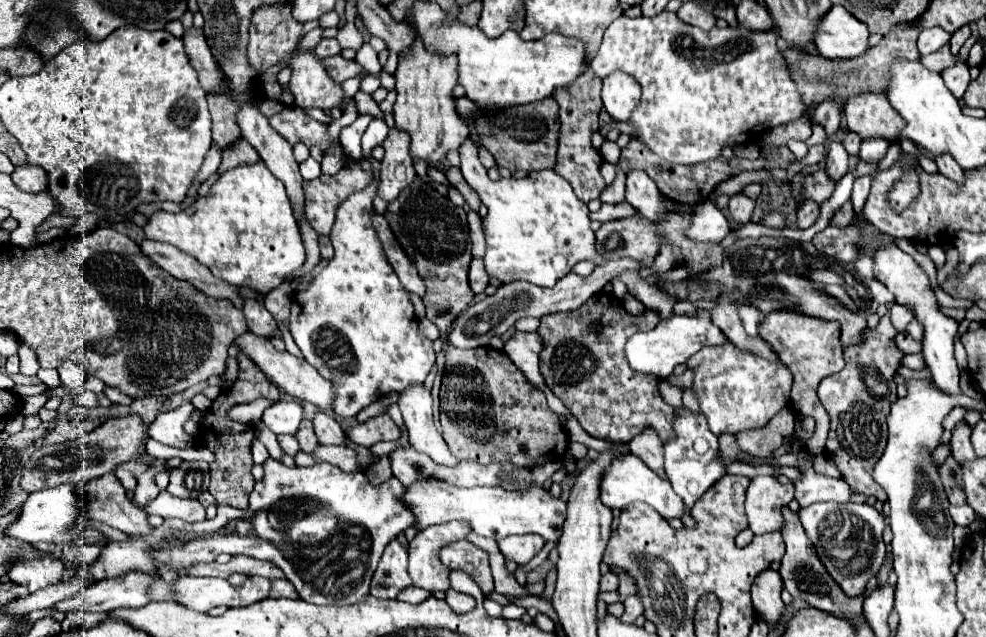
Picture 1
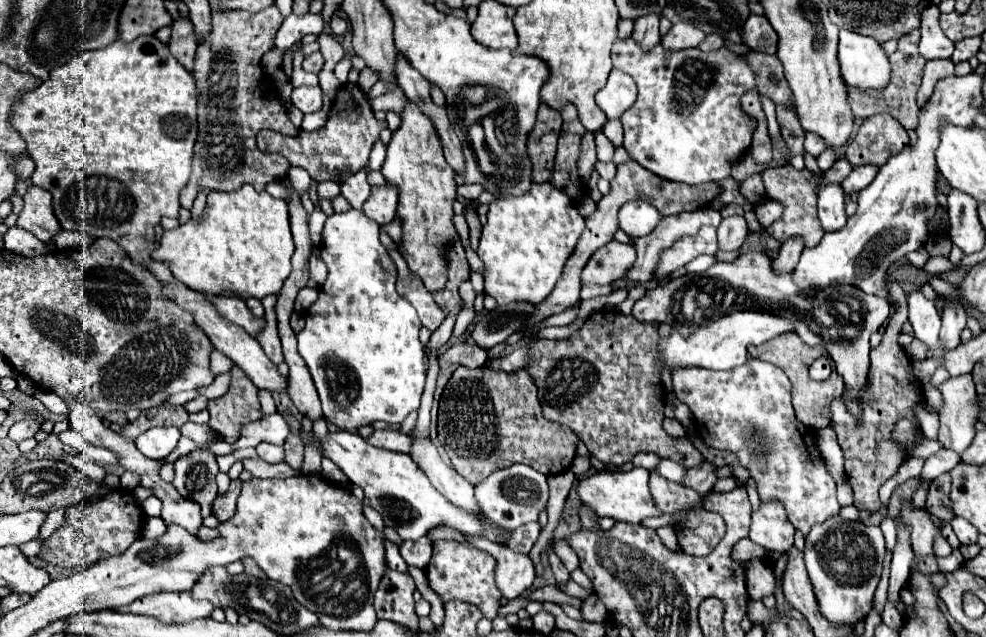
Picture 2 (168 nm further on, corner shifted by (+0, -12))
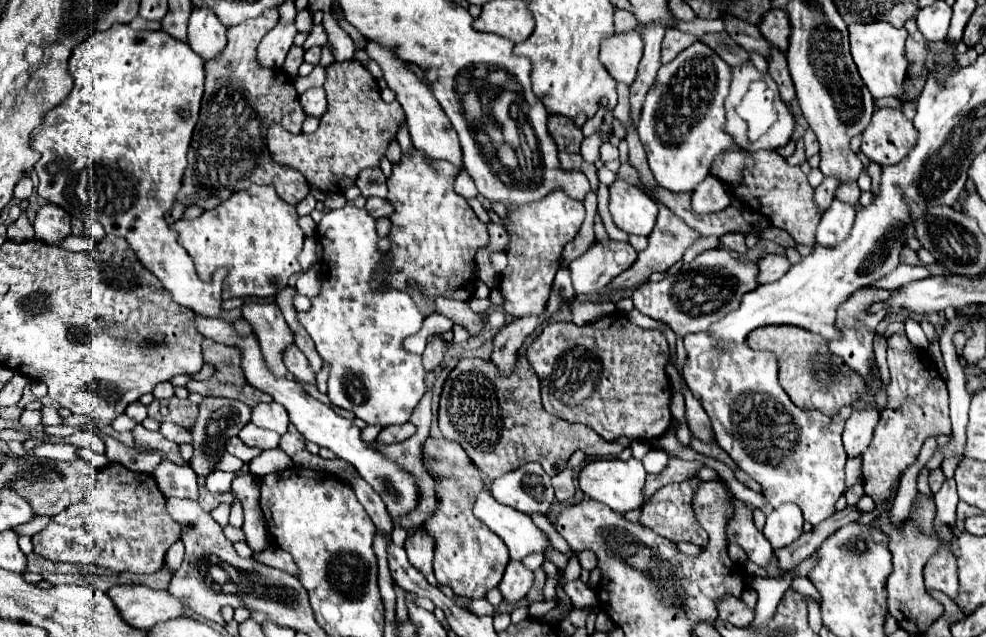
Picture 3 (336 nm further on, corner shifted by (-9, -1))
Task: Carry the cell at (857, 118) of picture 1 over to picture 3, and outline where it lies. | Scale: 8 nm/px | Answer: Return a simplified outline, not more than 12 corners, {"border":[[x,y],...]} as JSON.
{"border":[[876,109],[862,153],[880,167],[908,157],[918,133],[900,109]]}

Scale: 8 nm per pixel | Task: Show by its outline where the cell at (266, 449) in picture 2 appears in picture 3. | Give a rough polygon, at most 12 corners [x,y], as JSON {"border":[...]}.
{"border":[[254,423],[238,431],[248,447],[262,451],[278,447],[278,433]]}

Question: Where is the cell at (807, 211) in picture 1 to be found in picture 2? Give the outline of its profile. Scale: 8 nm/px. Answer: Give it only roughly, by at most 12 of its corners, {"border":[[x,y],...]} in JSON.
{"border":[[789,238],[781,246],[773,266],[791,272],[797,266],[805,242]]}

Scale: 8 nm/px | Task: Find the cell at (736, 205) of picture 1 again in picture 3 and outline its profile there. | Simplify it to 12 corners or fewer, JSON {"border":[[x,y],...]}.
{"border":[[740,233],[722,235],[722,241],[732,251],[744,255],[748,251]]}

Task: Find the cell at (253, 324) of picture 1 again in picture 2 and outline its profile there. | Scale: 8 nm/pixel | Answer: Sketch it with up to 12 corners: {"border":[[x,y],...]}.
{"border":[[278,295],[263,300],[265,326],[255,336],[273,364],[283,362],[275,318]]}

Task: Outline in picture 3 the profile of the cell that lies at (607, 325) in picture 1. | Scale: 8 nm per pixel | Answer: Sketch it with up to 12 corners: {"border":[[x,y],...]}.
{"border":[[620,311],[526,353],[544,409],[606,441],[668,431],[668,341]]}

